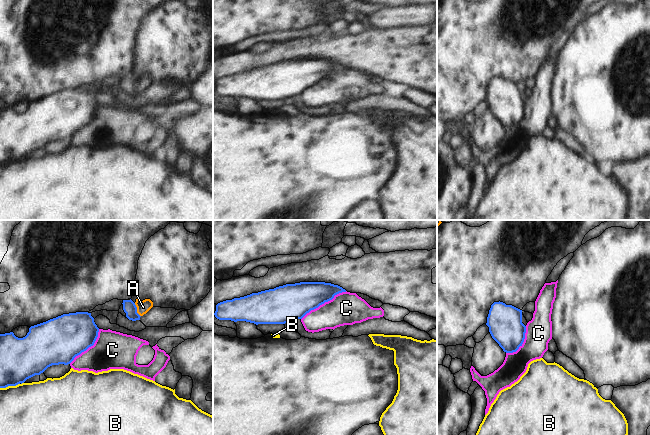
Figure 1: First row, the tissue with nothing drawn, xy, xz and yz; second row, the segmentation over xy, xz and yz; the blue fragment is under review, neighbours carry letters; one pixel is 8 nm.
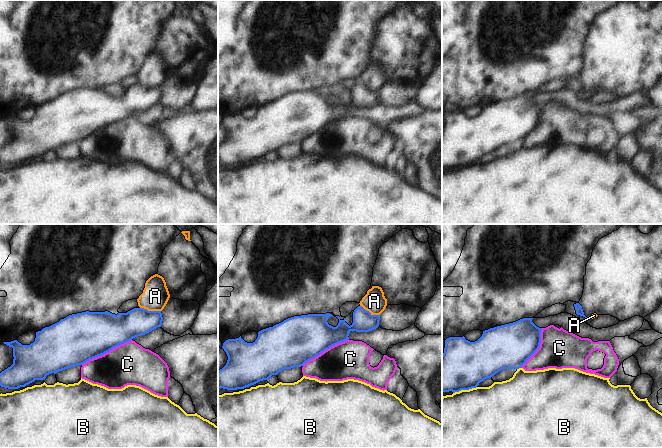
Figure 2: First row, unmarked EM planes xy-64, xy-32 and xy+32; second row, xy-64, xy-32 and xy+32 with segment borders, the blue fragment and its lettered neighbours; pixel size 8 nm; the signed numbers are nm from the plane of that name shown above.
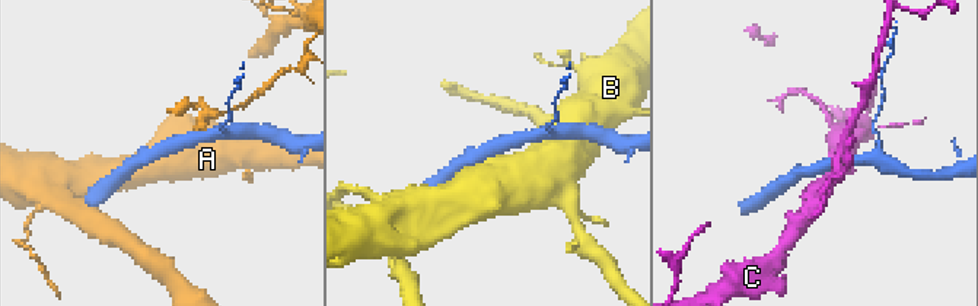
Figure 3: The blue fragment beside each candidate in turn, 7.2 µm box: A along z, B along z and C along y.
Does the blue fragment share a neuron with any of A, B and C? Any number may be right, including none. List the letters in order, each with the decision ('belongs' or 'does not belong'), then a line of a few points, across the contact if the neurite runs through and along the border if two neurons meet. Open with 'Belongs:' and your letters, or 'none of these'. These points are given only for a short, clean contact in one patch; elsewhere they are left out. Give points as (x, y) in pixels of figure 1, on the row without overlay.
Belongs: none of these
A: does not belong; line xy (134, 79), (140, 92)
B: does not belong
C: does not belong

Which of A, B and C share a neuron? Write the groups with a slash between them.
A / B / C

